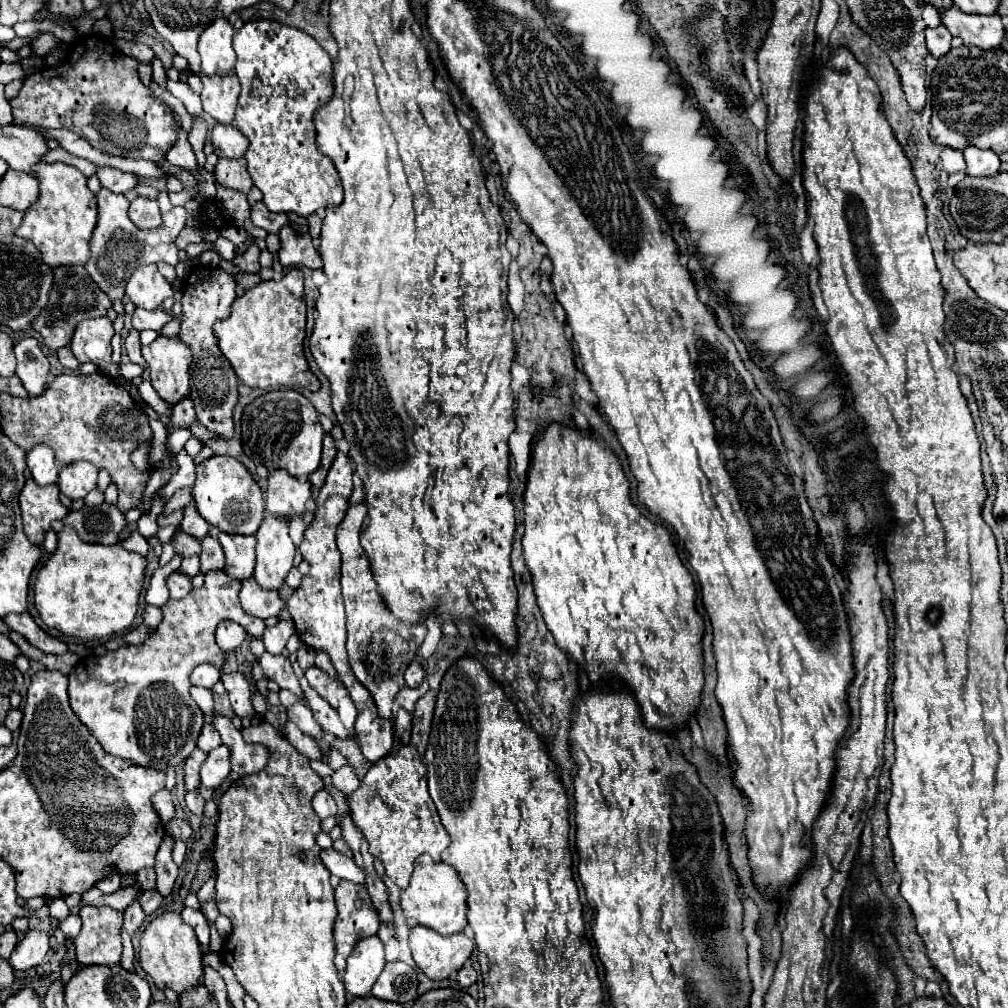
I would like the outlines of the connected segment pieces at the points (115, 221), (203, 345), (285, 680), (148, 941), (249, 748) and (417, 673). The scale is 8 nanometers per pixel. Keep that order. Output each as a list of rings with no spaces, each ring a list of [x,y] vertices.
[[[101,189],[97,193],[97,203],[99,203],[99,219],[97,227],[93,229],[93,237],[89,241],[91,247],[91,257],[85,263],[87,273],[93,277],[93,281],[99,285],[103,293],[109,295],[111,301],[123,299],[125,295],[125,285],[131,277],[131,273],[139,267],[141,257],[143,259],[157,259],[175,267],[179,262],[179,250],[173,247],[173,239],[187,227],[187,211],[185,207],[173,207],[171,211],[165,213],[165,227],[161,229],[151,229],[143,231],[133,225],[133,221],[127,217],[129,201],[123,195],[115,195],[107,189]]]
[[[215,269],[213,273],[189,273],[185,279],[185,291],[181,299],[183,323],[179,339],[187,343],[193,353],[193,363],[189,369],[191,375],[189,397],[195,403],[199,423],[223,439],[233,437],[233,407],[237,403],[239,379],[233,373],[229,361],[217,347],[217,341],[213,337],[213,325],[215,321],[221,321],[231,313],[233,299],[235,299],[235,281],[221,269]]]
[[[263,653],[261,657],[257,657],[263,673],[267,679],[275,681],[281,689],[289,689],[291,693],[295,693],[299,697],[299,703],[303,703],[303,691],[299,687],[299,681],[291,669],[291,661],[283,655],[271,655],[271,653]]]
[[[177,911],[155,917],[143,931],[139,943],[139,965],[155,981],[159,989],[173,989],[177,993],[195,985],[203,975],[203,953],[193,933],[193,927],[185,925]]]
[[[215,715],[215,729],[221,735],[221,741],[225,747],[229,747],[231,751],[231,773],[225,779],[225,783],[221,783],[217,787],[215,793],[215,801],[219,803],[221,795],[227,791],[227,787],[241,777],[242,774],[250,775],[265,769],[265,761],[269,761],[269,749],[265,749],[265,745],[249,745],[243,737],[241,731],[233,727],[231,719]]]
[[[413,661],[409,667],[407,667],[407,671],[405,671],[405,683],[409,685],[409,687],[419,687],[421,685],[421,681],[423,681],[423,669],[421,669],[421,665],[417,663],[417,661]]]

